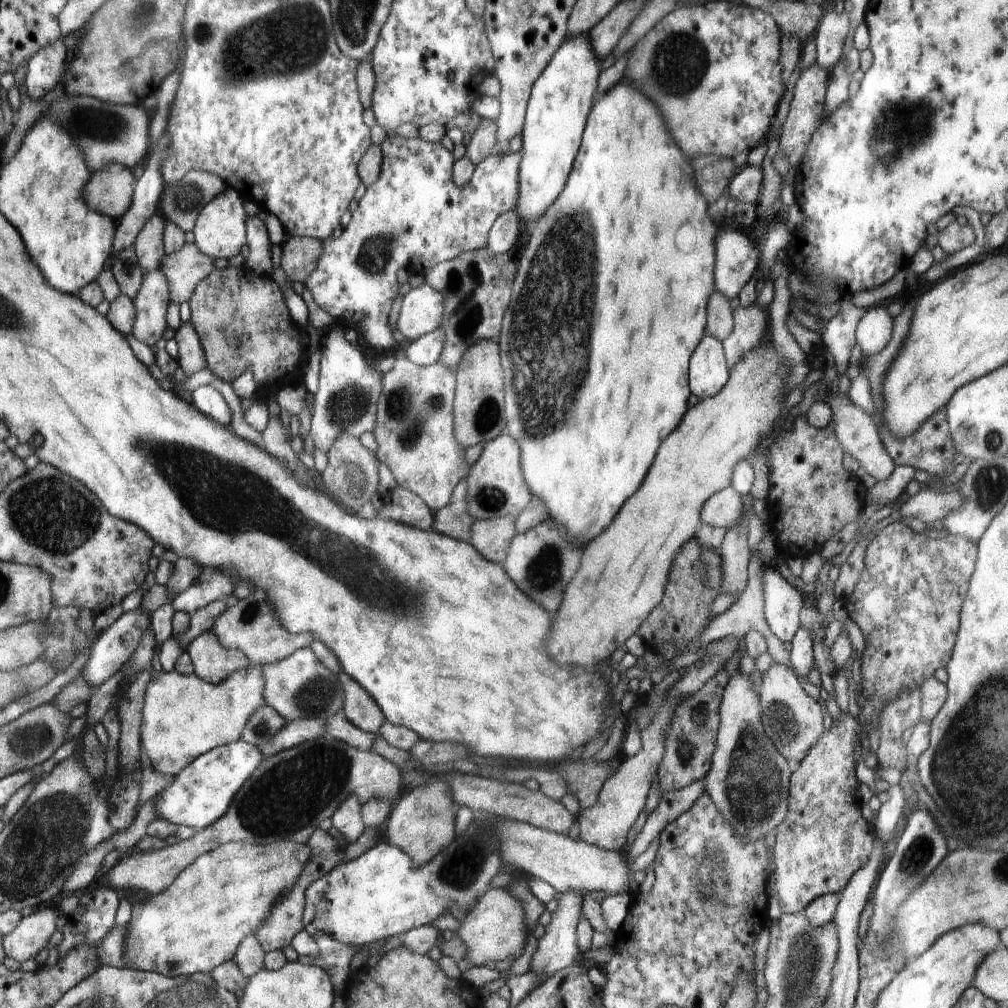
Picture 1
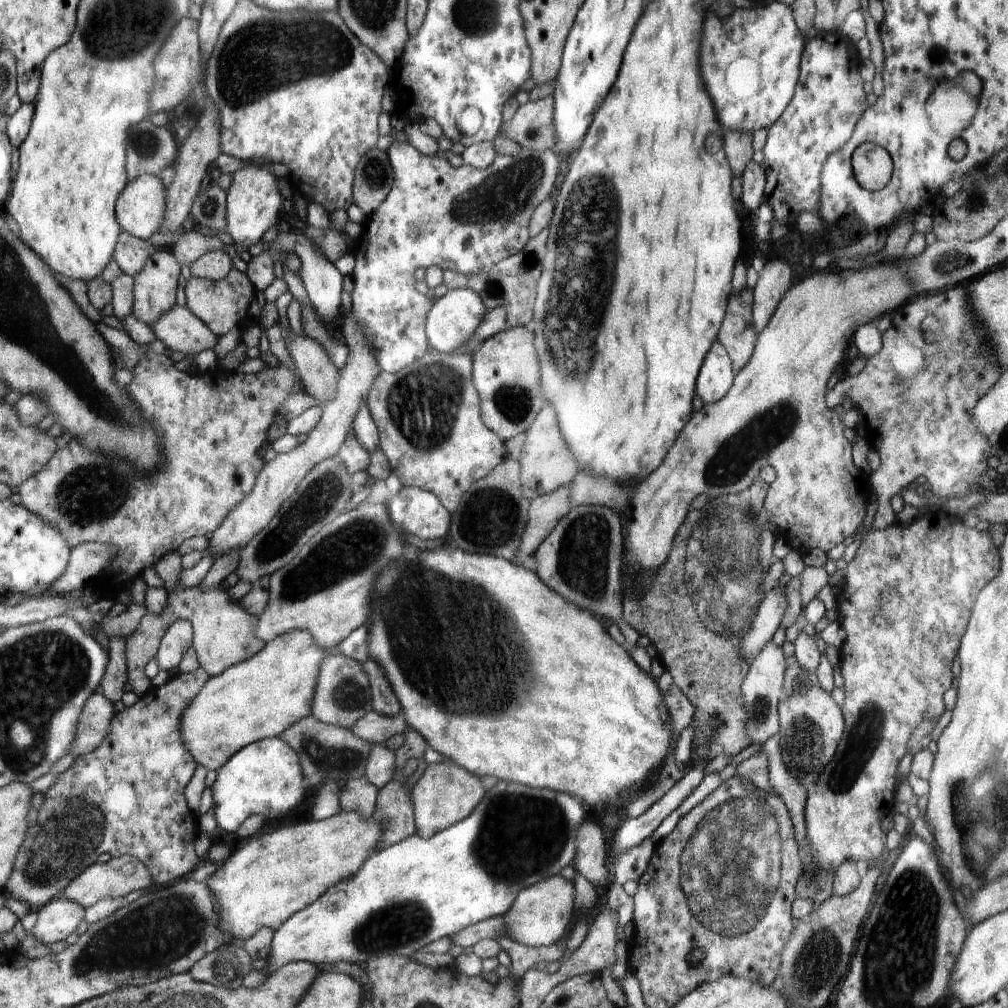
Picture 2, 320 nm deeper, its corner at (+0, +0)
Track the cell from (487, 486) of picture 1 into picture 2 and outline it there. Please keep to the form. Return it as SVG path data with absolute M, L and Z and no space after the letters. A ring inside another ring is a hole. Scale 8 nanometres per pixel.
M546 405L526 431L523 455L517 461L521 466L521 487L525 497L530 500L546 493L552 493L553 490L560 489L561 486L569 485L577 473L582 472L577 458L562 436L557 414L552 405Z

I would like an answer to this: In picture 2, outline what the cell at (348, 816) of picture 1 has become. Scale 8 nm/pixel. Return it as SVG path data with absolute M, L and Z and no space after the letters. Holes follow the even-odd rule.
M365 776L349 779L339 795L339 804L344 812L358 812L362 818L368 820L375 810L378 797L377 789Z

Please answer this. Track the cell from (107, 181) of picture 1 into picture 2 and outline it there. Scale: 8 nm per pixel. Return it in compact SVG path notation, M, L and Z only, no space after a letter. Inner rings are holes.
M142 174L130 180L118 198L117 223L135 238L147 241L165 221L166 190L156 176Z

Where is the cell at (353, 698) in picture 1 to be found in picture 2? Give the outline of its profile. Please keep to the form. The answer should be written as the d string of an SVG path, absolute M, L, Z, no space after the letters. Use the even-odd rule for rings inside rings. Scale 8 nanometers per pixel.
M372 658L366 660L362 667L372 684L373 711L382 716L396 718L402 712L401 701L394 694L385 671L376 662L372 662Z

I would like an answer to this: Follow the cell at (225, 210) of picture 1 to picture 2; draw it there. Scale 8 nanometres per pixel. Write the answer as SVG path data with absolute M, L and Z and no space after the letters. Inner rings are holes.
M262 160L248 162L247 166L240 168L233 176L228 191L225 232L233 239L234 247L248 248L255 245L268 228L276 228L276 224L280 224L280 208L283 208L284 197L278 190L280 179L266 170L266 166L262 166Z

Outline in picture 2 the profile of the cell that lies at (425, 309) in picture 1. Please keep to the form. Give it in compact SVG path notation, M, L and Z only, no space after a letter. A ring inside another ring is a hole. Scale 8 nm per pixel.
M469 288L449 290L445 295L437 298L425 322L425 333L429 334L431 348L442 353L455 353L480 329L486 311L481 295Z

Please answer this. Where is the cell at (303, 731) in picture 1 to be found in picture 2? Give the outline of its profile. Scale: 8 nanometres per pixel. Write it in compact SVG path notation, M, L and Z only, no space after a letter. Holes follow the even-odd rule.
M371 711L358 721L357 725L353 725L350 732L364 742L383 745L388 738L404 734L407 729L407 722L402 712L397 714L396 718L390 718Z

